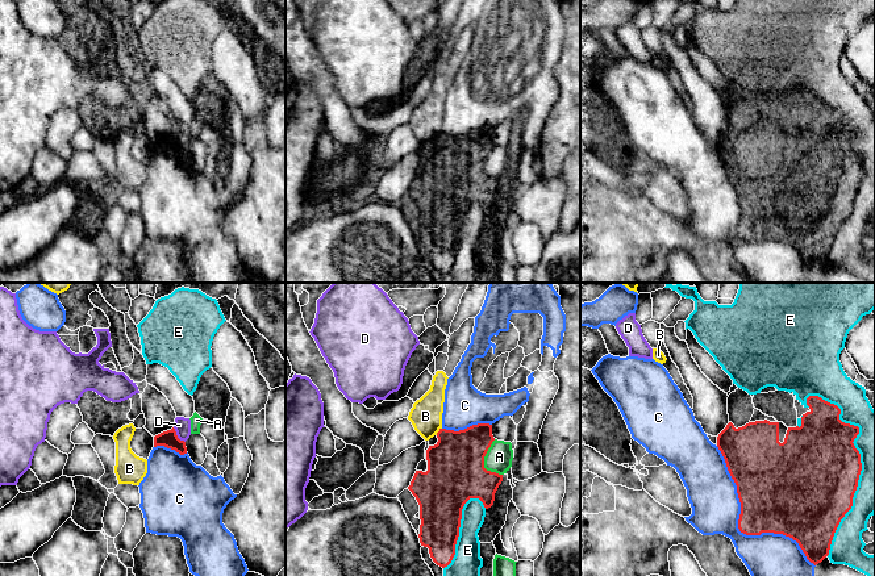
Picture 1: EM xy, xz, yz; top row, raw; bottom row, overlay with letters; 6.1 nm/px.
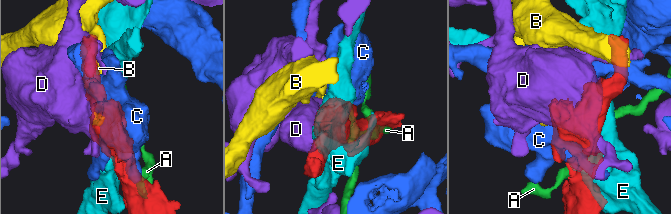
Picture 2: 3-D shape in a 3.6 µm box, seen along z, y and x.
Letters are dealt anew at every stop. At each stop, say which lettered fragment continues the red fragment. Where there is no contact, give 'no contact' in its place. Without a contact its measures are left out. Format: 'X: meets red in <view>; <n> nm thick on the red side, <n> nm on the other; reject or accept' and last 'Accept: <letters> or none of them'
A: meets red in xz; 360 nm thick on the red side, 160 nm on the other; reject
B: meets red in xz; 360 nm thick on the red side, 190 nm on the other; reject
C: meets red in yz; 360 nm thick on the red side, 300 nm on the other; reject
D: meets red in xy; 100 nm thick on the red side, 100 nm on the other; reject
E: meets red in yz; 480 nm thick on the red side, 220 nm on the other; reject
Accept: none of them

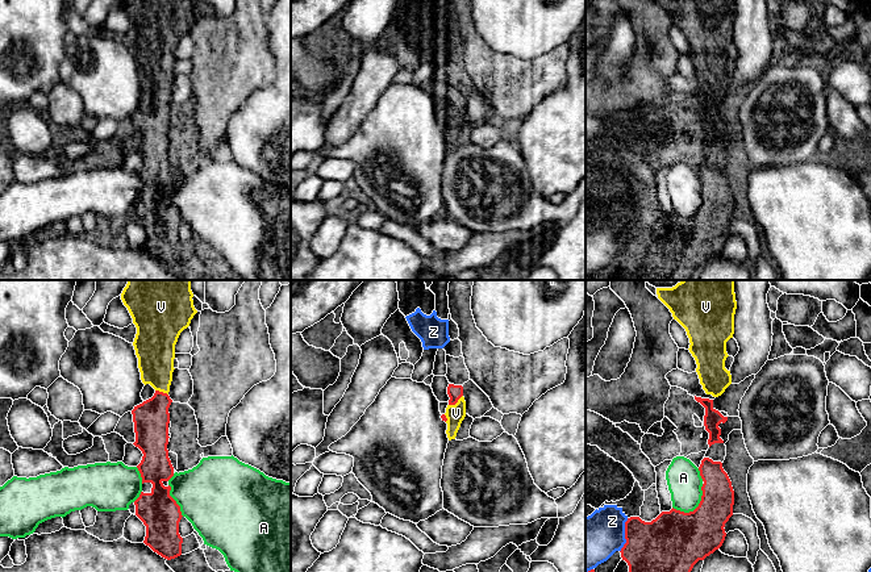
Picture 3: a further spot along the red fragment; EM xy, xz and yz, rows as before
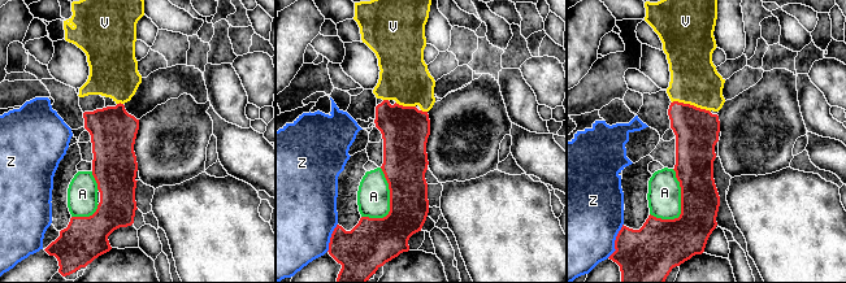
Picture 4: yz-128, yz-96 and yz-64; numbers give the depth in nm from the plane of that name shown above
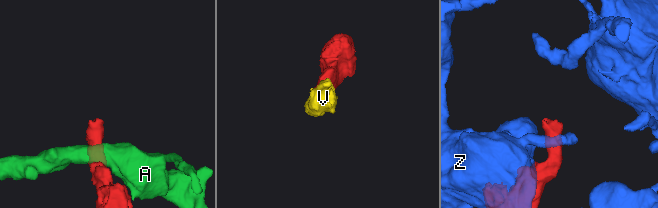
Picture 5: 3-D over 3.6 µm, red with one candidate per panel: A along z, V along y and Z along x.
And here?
A: meets red in yz; 380 nm thick on the red side, 220 nm on the other; reject
V: meets red in xz; 90 nm thick on the red side, 110 nm on the other; accept
Z: meets red in yz; 420 nm thick on the red side, 320 nm on the other; reject
Accept: V

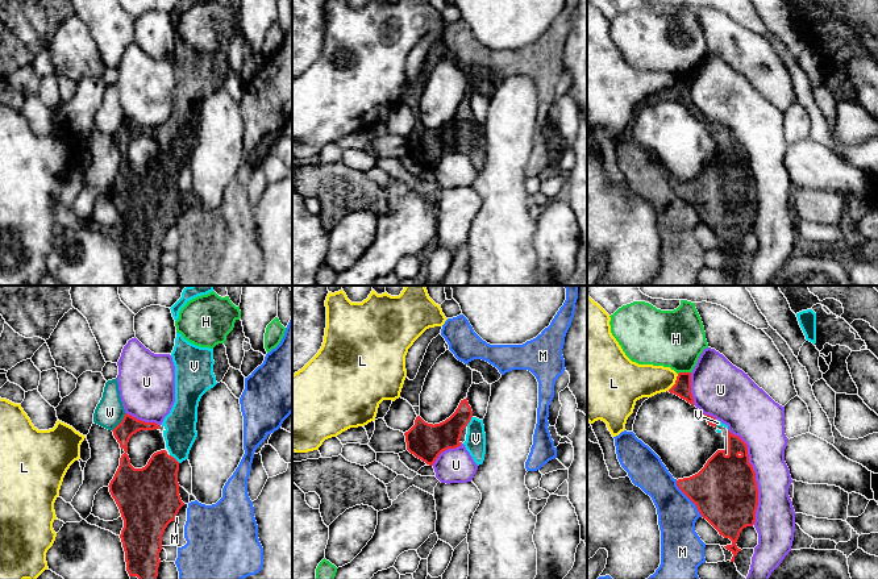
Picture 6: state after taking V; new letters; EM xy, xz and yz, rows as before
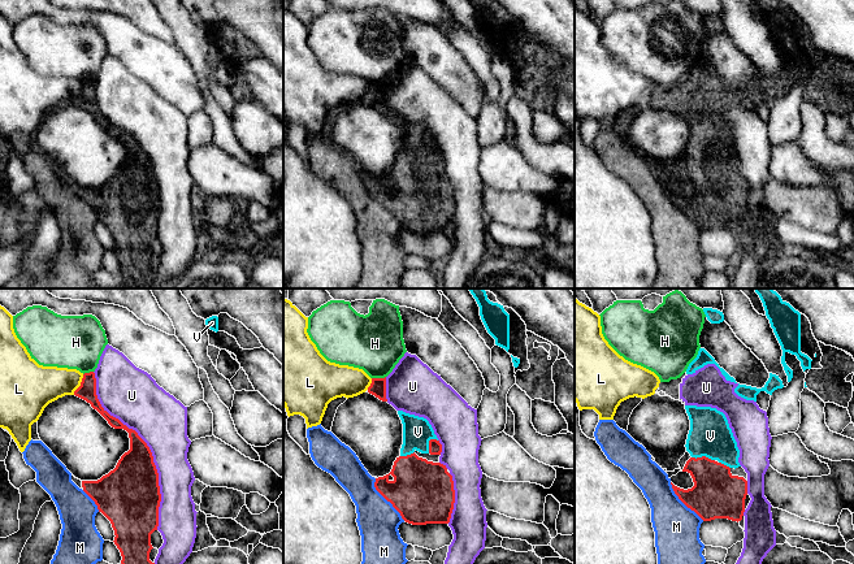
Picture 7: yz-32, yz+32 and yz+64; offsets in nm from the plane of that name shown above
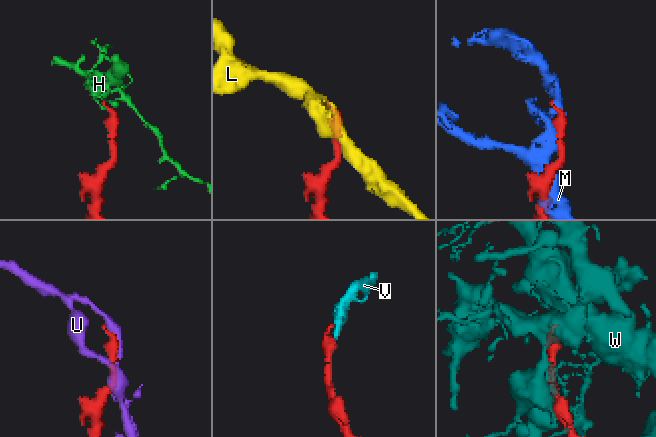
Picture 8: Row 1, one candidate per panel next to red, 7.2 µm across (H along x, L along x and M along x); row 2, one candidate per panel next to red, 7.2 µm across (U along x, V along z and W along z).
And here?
H: meets red in yz; 110 nm thick on the red side, 360 nm on the other; reject
L: meets red in yz; 110 nm thick on the red side, 220 nm on the other; reject
M: meets red in yz; 400 nm thick on the red side, 240 nm on the other; reject
U: meets red in yz; 400 nm thick on the red side, 240 nm on the other; reject
V: meets red in xy; 320 nm thick on the red side, 190 nm on the other; accept
W: meets red in xy; 120 nm thick on the red side, 180 nm on the other; reject
Accept: V

